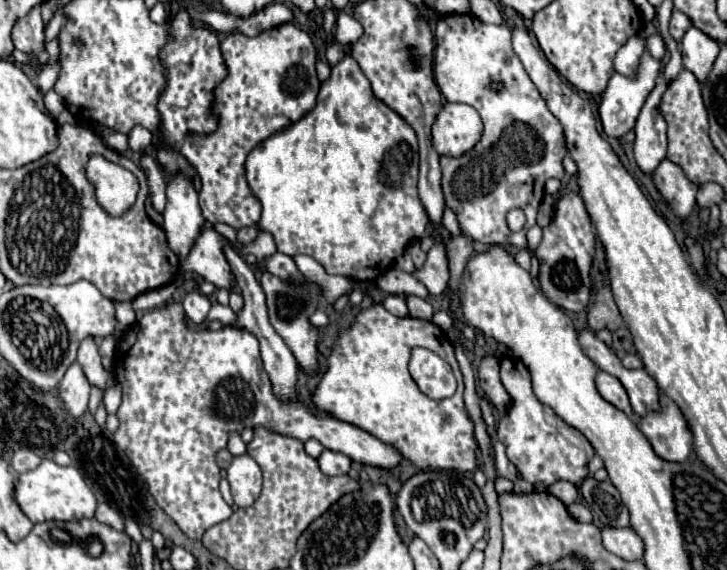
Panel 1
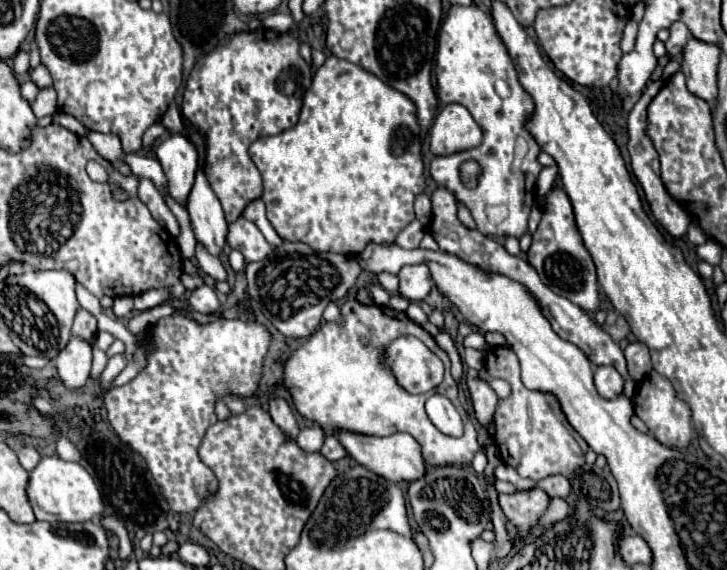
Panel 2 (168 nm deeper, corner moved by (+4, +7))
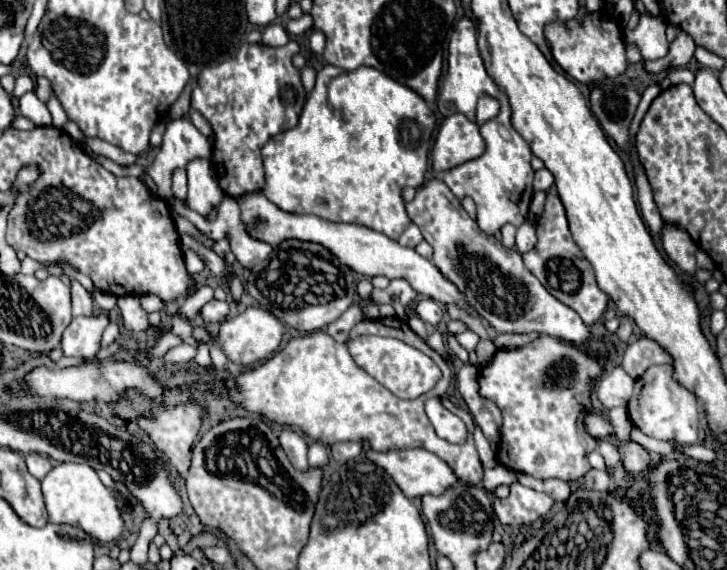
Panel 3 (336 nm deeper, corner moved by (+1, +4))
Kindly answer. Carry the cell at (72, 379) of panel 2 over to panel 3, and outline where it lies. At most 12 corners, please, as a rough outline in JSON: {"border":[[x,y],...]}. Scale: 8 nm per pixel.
{"border":[[108,315],[74,317],[62,337],[64,357],[94,359]]}

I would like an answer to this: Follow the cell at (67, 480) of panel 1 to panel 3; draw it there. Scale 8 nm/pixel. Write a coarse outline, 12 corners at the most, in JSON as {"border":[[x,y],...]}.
{"border":[[58,463],[42,479],[50,523],[104,543],[122,535],[116,499],[92,467]]}

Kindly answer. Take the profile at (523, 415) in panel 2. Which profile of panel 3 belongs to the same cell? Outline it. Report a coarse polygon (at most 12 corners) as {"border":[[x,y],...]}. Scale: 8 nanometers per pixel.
{"border":[[540,335],[498,349],[480,395],[498,461],[536,479],[590,471],[576,421],[604,363]]}

